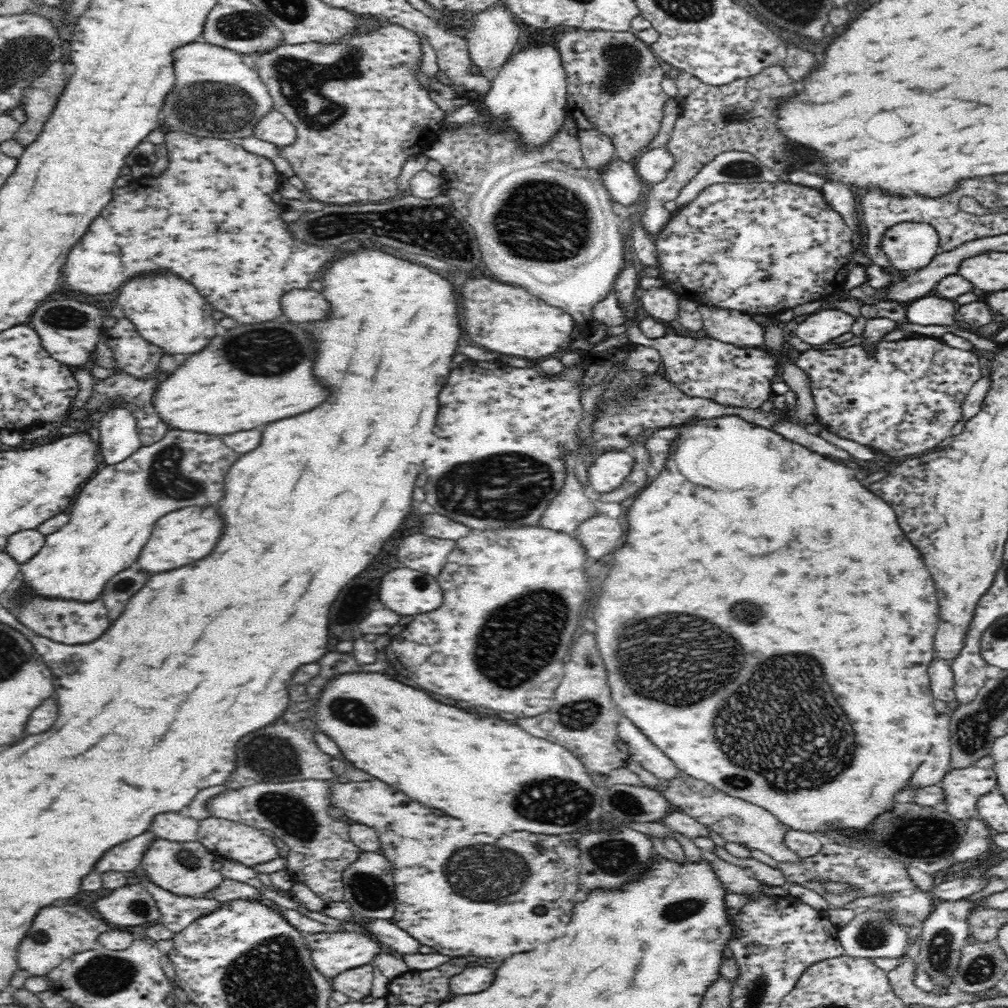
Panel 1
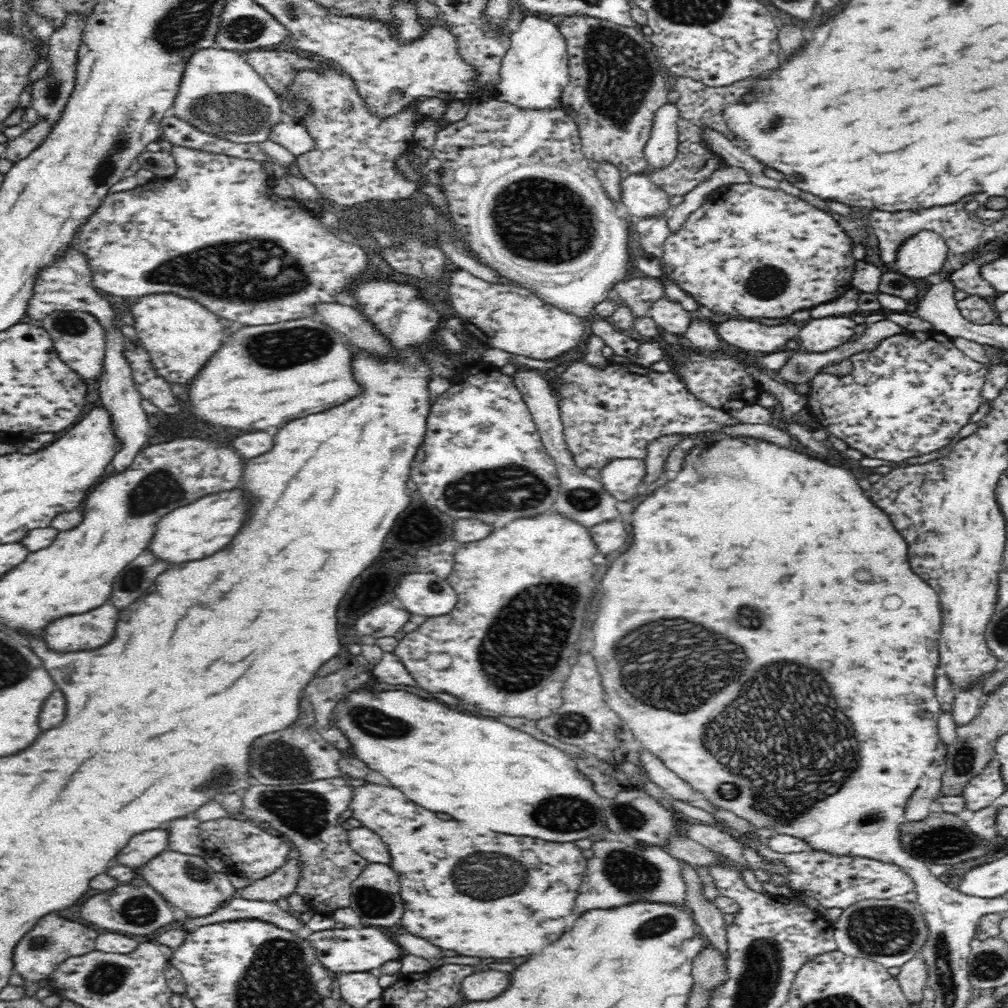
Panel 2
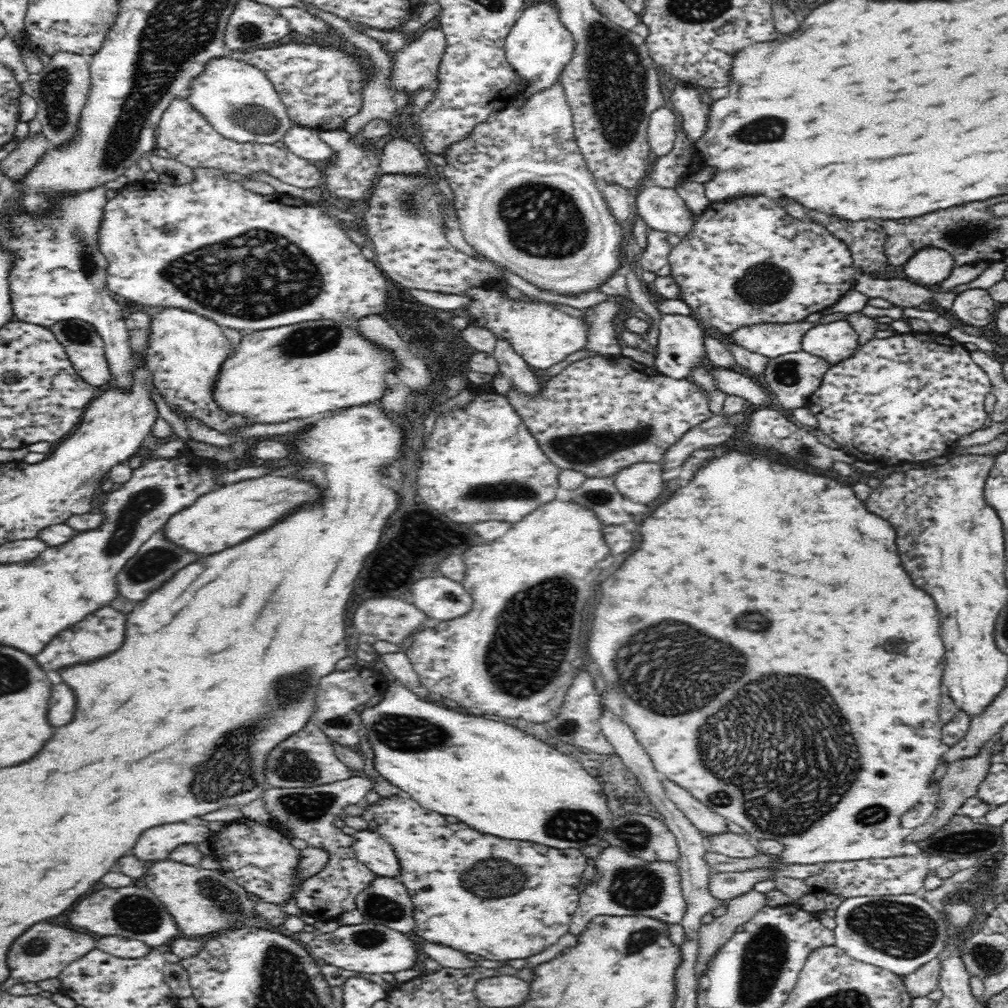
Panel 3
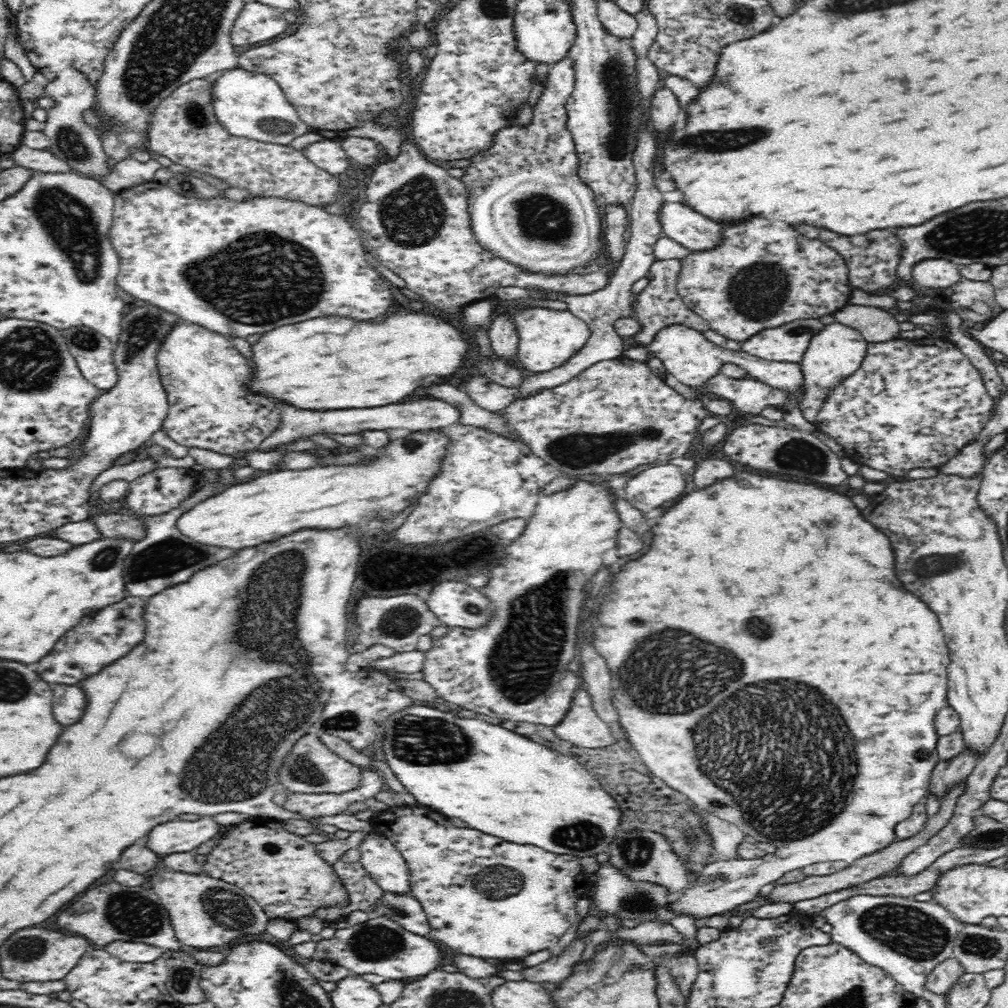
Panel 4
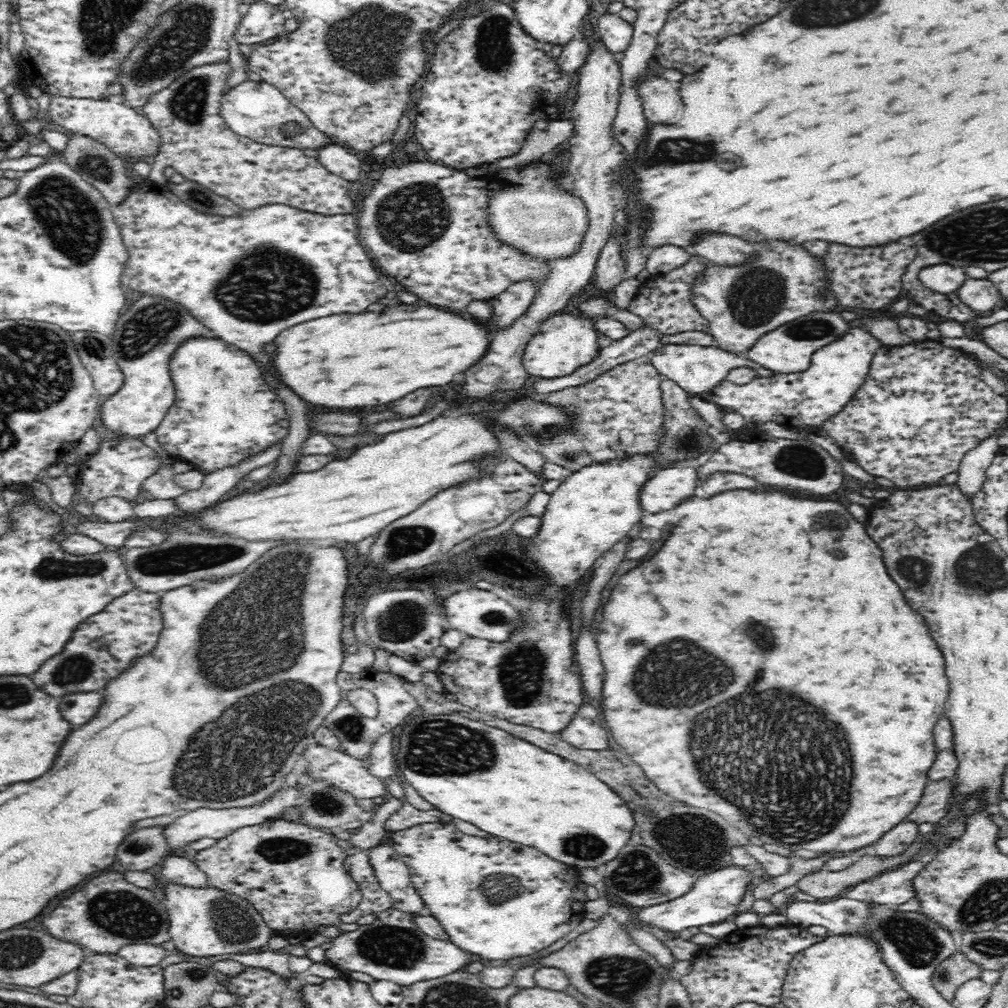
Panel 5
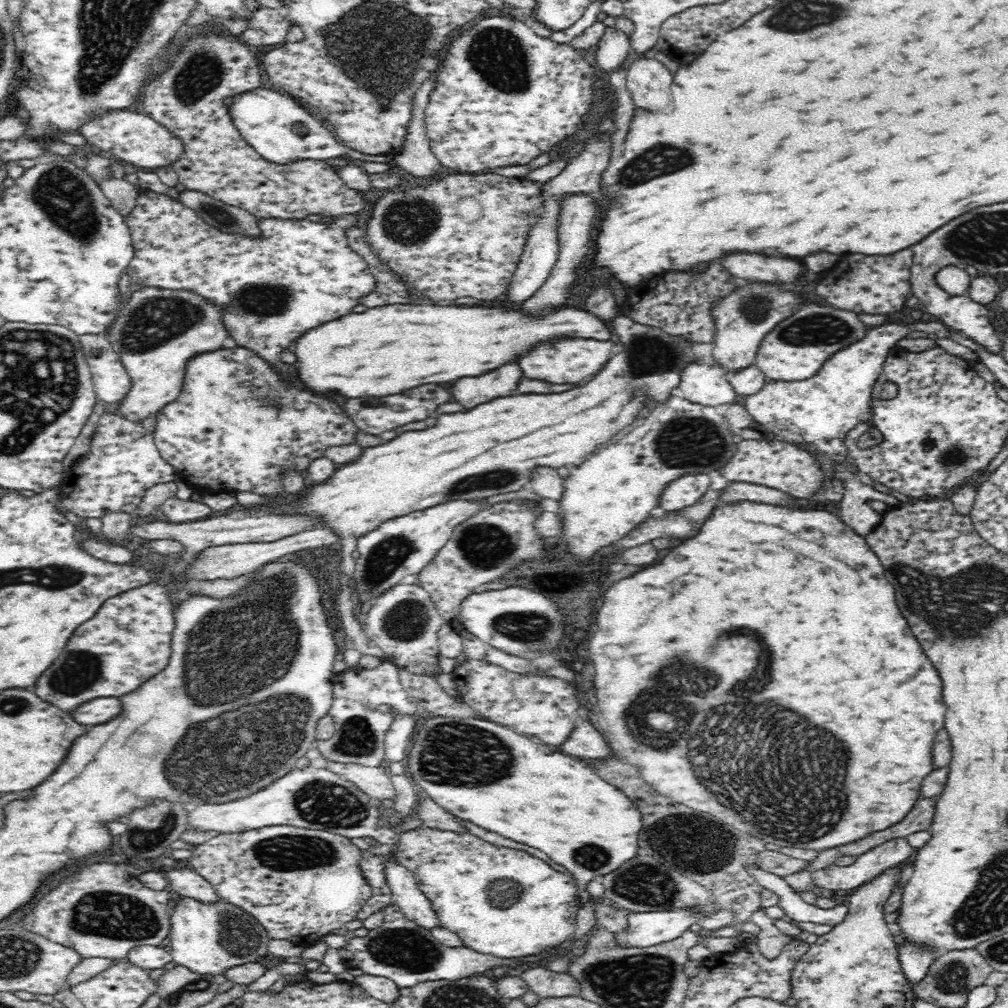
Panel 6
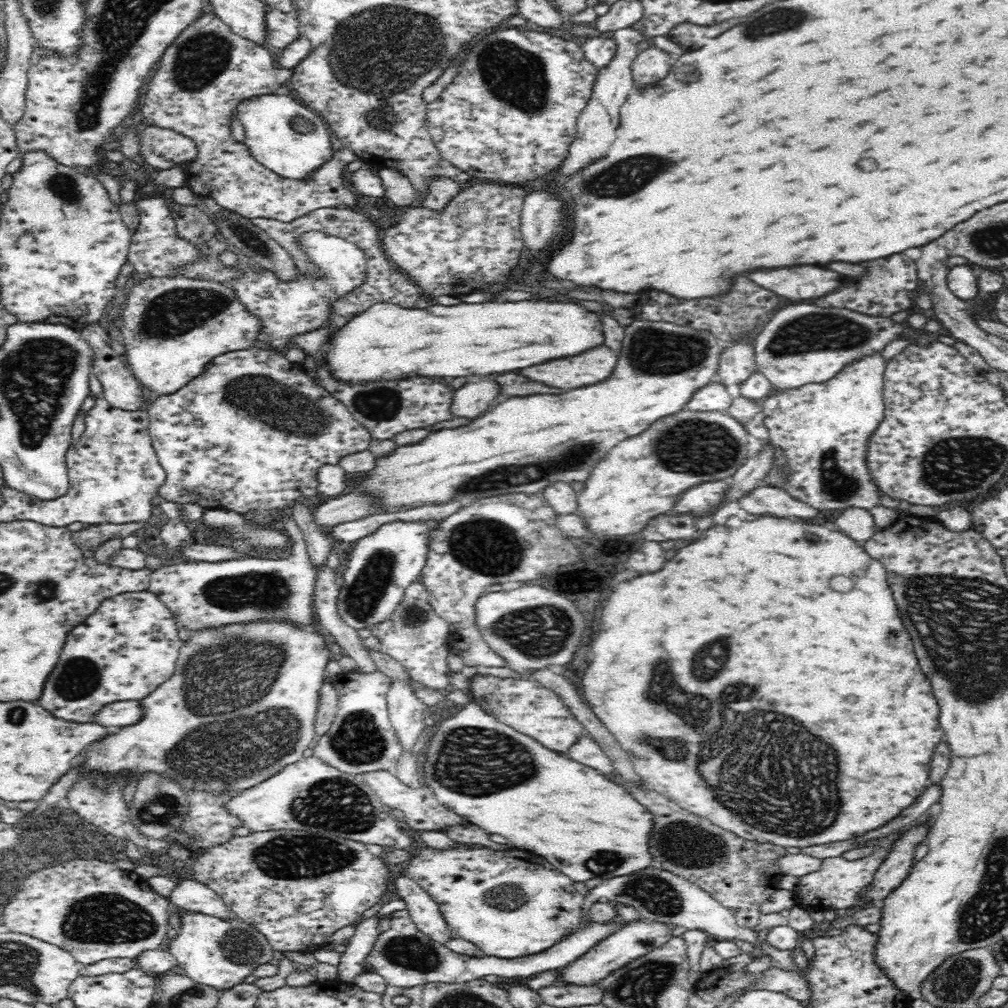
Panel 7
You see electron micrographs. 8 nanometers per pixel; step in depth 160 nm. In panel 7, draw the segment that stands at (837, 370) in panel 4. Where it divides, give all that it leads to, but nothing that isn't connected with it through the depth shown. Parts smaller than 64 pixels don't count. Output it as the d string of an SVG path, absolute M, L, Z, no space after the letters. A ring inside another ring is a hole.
M881 353L872 354L844 368L832 381L810 384L796 390L775 391L764 402L764 423L769 438L781 449L785 463L779 468L779 488L794 500L802 500L818 510L861 511L880 506L882 491L868 469L870 438L885 417L884 380L886 359Z

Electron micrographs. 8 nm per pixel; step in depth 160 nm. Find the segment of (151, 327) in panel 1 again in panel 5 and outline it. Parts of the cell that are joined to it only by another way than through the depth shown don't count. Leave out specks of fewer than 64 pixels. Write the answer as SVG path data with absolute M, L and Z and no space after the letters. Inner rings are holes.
M198 339L185 343L170 360L170 374L176 387L174 404L155 428L160 448L176 460L184 460L194 469L213 474L222 468L236 468L240 462L281 444L288 436L290 419L287 408L264 378L260 366L246 351L221 339Z

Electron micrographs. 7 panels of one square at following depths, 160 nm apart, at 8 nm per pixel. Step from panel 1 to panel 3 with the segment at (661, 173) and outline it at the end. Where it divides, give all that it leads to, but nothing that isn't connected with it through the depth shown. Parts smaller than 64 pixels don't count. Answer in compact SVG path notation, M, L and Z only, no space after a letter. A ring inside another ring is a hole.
M672 107L656 109L651 114L647 130L648 146L652 156L660 158L667 155L673 149L676 137L676 114Z

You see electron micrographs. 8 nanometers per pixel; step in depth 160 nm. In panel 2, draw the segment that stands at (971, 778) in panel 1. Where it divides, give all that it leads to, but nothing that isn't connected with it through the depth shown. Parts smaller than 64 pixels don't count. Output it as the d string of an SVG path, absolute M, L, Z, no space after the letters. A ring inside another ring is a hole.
M994 758L978 776L964 786L961 796L964 797L966 809L977 812L990 806L1005 790L1007 786L1000 774L1000 763Z

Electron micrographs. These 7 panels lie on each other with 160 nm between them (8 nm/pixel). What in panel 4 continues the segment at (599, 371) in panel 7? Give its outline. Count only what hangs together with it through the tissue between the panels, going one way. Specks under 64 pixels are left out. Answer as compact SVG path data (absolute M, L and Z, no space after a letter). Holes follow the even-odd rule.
M518 306L513 309L507 307L504 312L514 316L514 327L519 334L517 350L519 361L523 364L523 368L528 368L535 373L548 372L564 365L591 336L589 326L570 311Z

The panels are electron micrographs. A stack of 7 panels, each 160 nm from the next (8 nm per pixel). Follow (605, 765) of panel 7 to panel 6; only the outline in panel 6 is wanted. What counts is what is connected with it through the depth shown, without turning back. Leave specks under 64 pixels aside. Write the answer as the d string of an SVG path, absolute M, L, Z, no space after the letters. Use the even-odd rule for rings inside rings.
M584 720L582 726L573 729L568 741L562 745L562 752L582 760L605 760L612 755L603 736L593 727L594 721Z

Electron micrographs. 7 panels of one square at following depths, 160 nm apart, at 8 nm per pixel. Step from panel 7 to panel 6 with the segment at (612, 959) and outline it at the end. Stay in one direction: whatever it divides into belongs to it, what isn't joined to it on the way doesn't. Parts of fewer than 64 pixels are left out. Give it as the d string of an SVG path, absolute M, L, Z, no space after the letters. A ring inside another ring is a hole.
M664 910L628 913L627 925L613 933L617 948L650 948L678 938L700 921L697 910Z

